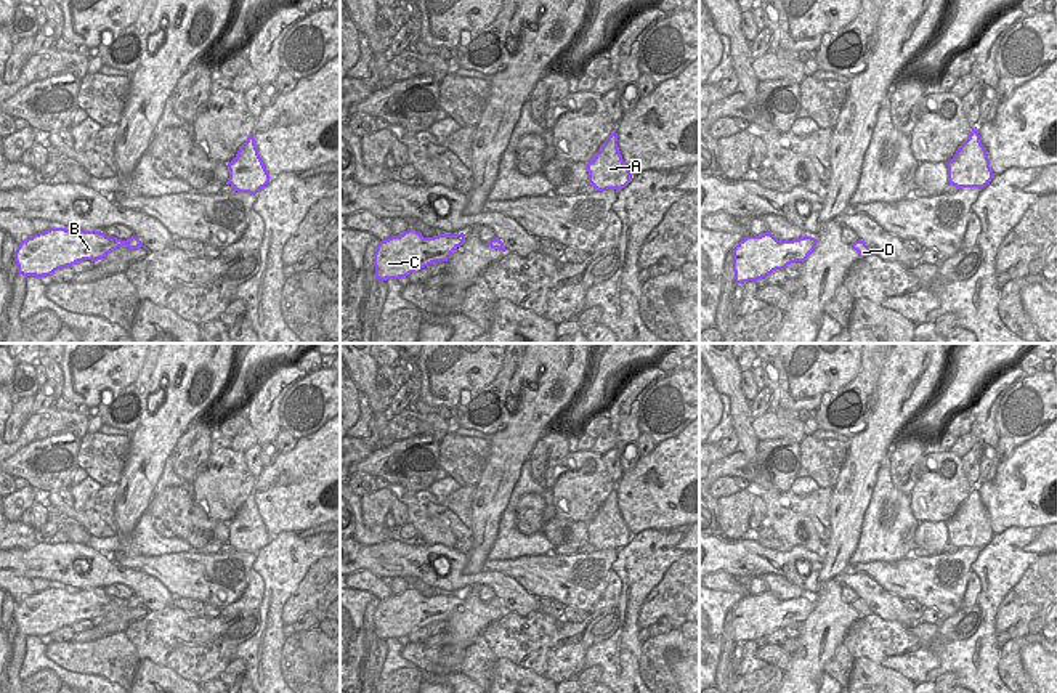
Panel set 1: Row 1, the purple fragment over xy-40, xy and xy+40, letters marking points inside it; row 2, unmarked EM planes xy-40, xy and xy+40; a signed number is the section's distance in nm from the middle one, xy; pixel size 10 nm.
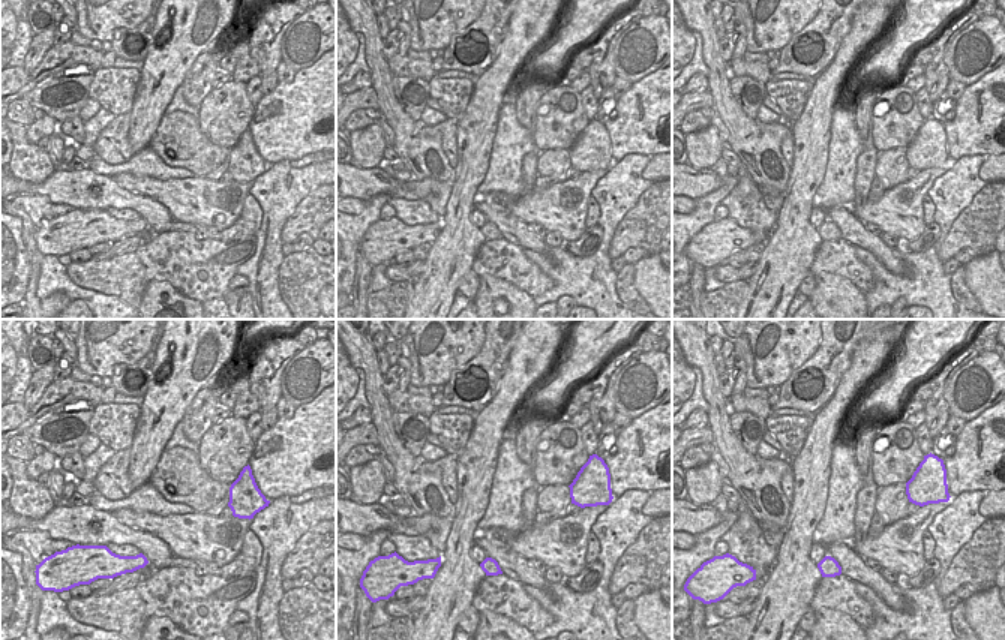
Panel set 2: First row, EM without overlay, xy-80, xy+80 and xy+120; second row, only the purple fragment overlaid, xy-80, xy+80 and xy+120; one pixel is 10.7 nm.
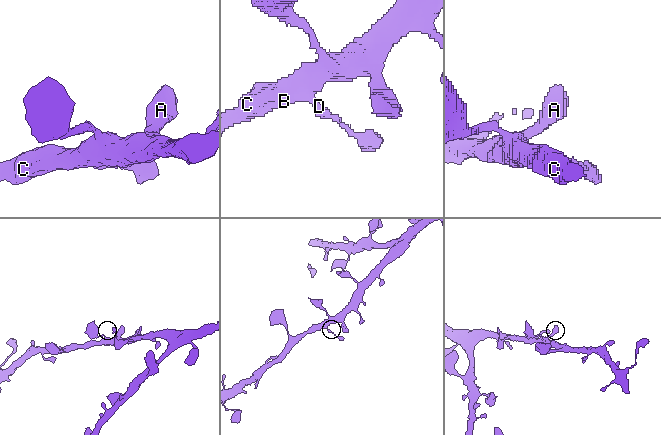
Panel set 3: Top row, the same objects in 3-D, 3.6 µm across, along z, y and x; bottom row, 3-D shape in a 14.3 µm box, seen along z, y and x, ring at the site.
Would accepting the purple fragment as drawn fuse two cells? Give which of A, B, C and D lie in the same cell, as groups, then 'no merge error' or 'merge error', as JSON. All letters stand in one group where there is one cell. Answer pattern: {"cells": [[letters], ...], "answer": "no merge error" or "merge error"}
{"cells": [["A", "B", "C", "D"]], "answer": "no merge error"}

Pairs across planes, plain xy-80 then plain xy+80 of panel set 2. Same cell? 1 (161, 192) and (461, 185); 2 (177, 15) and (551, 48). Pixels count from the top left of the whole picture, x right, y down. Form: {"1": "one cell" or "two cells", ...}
{"1": "two cells", "2": "two cells"}

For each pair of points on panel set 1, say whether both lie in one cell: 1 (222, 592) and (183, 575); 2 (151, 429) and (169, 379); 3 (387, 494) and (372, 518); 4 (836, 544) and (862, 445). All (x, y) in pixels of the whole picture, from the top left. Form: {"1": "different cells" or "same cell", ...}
{"1": "same cell", "2": "same cell", "3": "same cell", "4": "same cell"}

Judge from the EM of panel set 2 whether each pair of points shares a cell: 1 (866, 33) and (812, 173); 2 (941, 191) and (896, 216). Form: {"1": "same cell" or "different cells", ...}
{"1": "same cell", "2": "different cells"}

